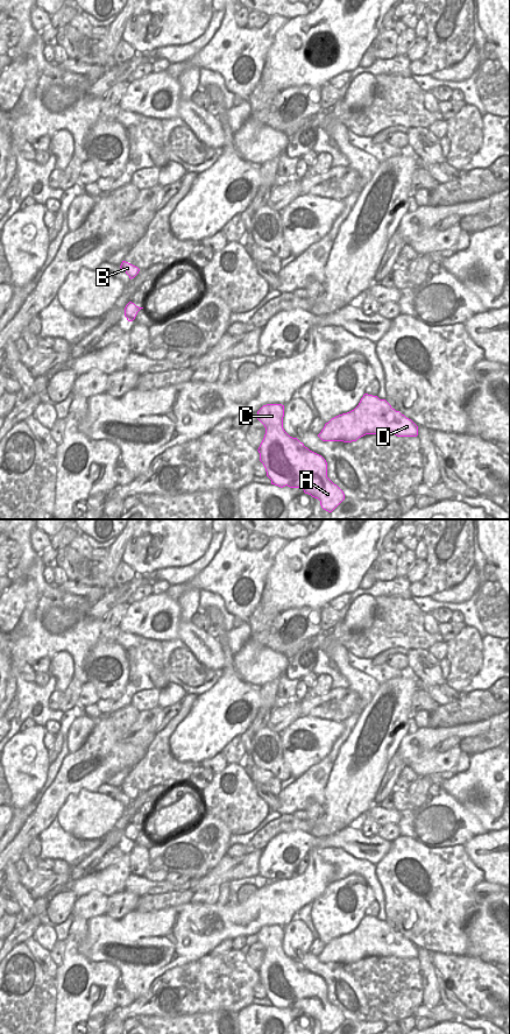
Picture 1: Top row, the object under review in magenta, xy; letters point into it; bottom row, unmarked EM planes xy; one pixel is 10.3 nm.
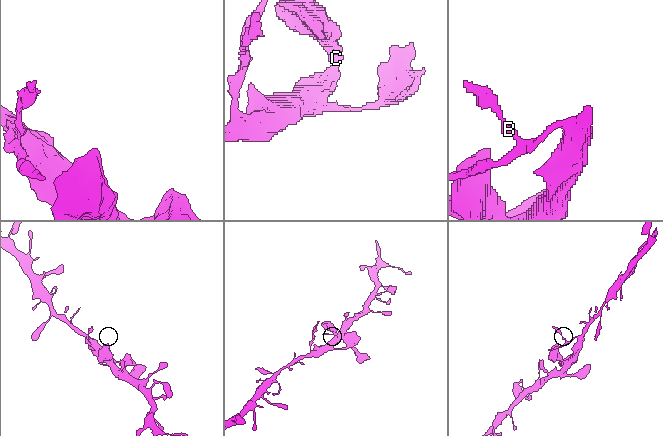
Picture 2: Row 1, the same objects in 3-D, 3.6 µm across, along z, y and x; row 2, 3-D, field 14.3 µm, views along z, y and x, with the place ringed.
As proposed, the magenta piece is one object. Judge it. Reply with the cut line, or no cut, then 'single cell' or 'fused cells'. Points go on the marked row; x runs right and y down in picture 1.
no cut | single cell

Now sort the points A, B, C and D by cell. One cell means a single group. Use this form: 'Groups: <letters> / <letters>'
Groups: A B C D

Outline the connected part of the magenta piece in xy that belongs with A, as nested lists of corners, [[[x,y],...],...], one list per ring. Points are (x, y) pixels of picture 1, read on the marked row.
[[[267,404],[257,411],[257,419],[265,427],[257,451],[267,476],[281,488],[303,489],[332,512],[345,500],[343,491],[327,477],[326,460],[284,431],[283,417],[282,404]]]

